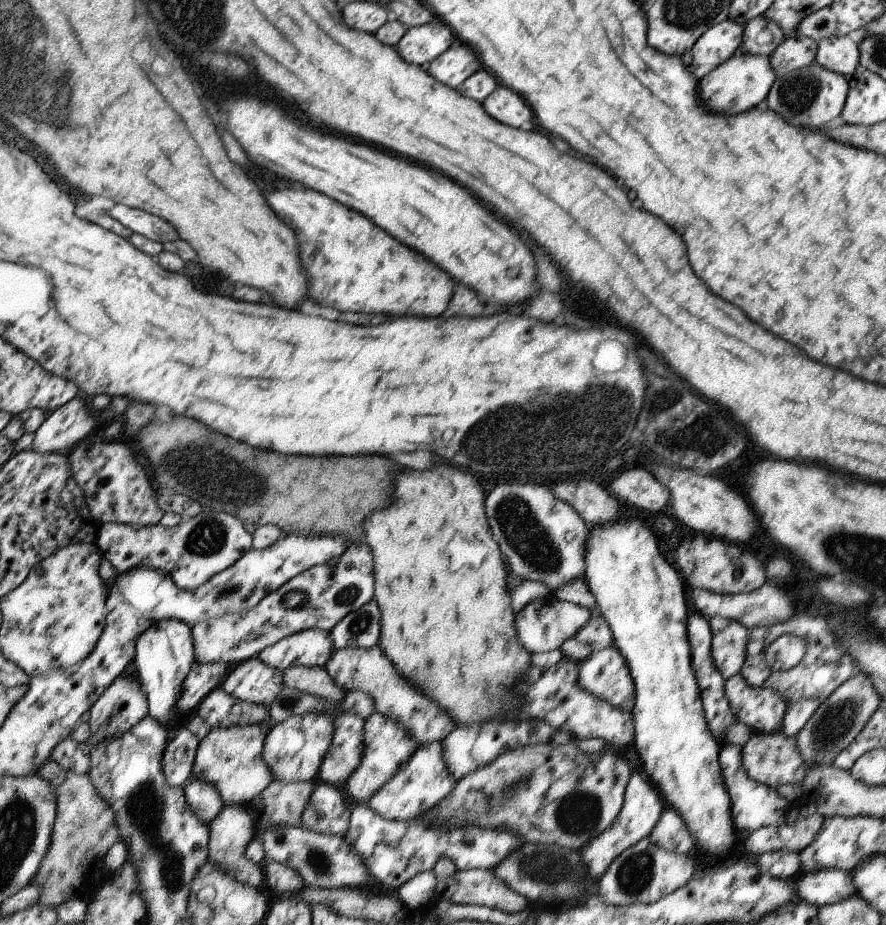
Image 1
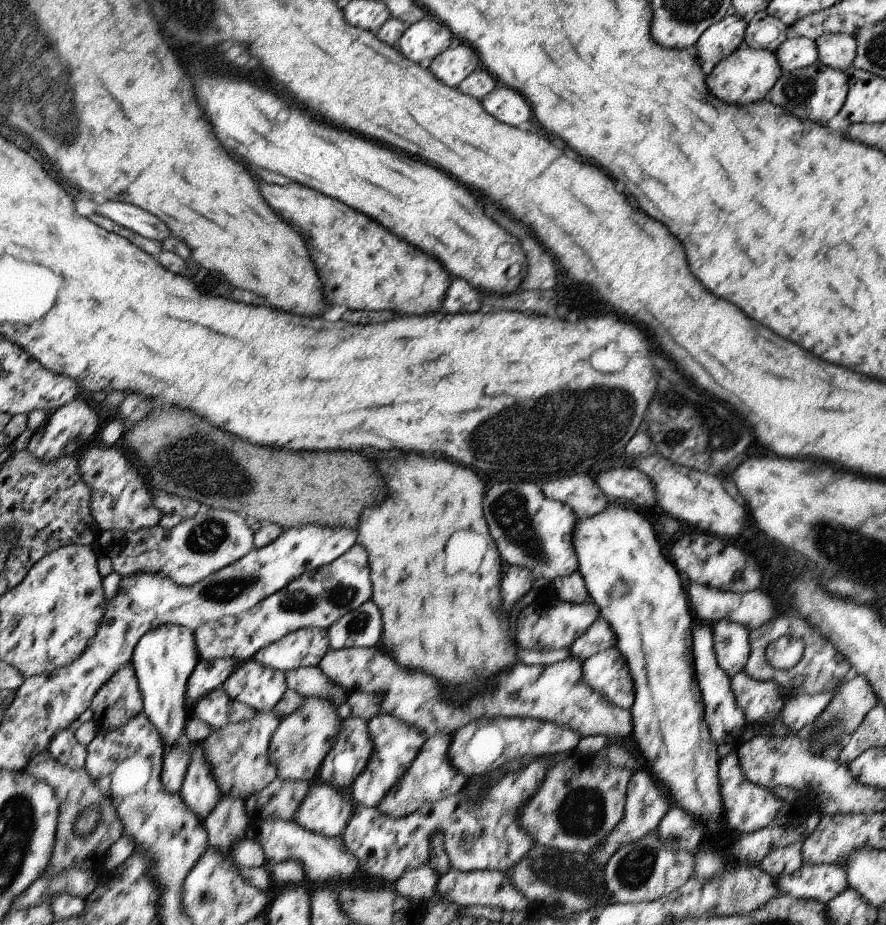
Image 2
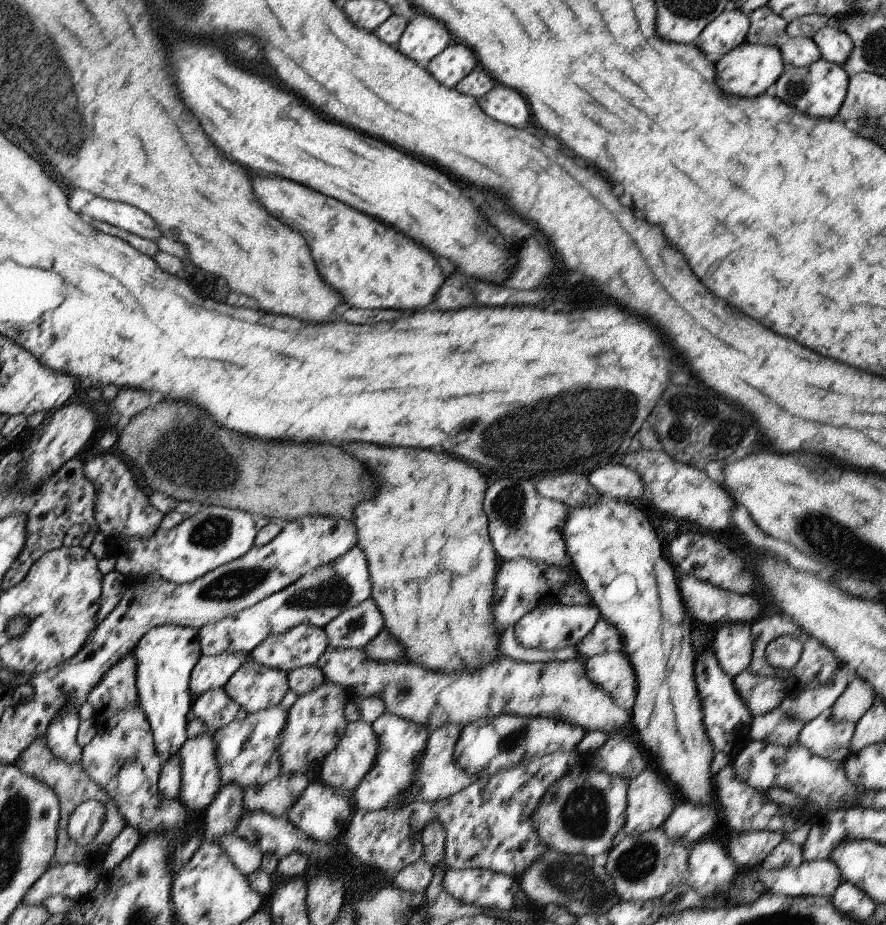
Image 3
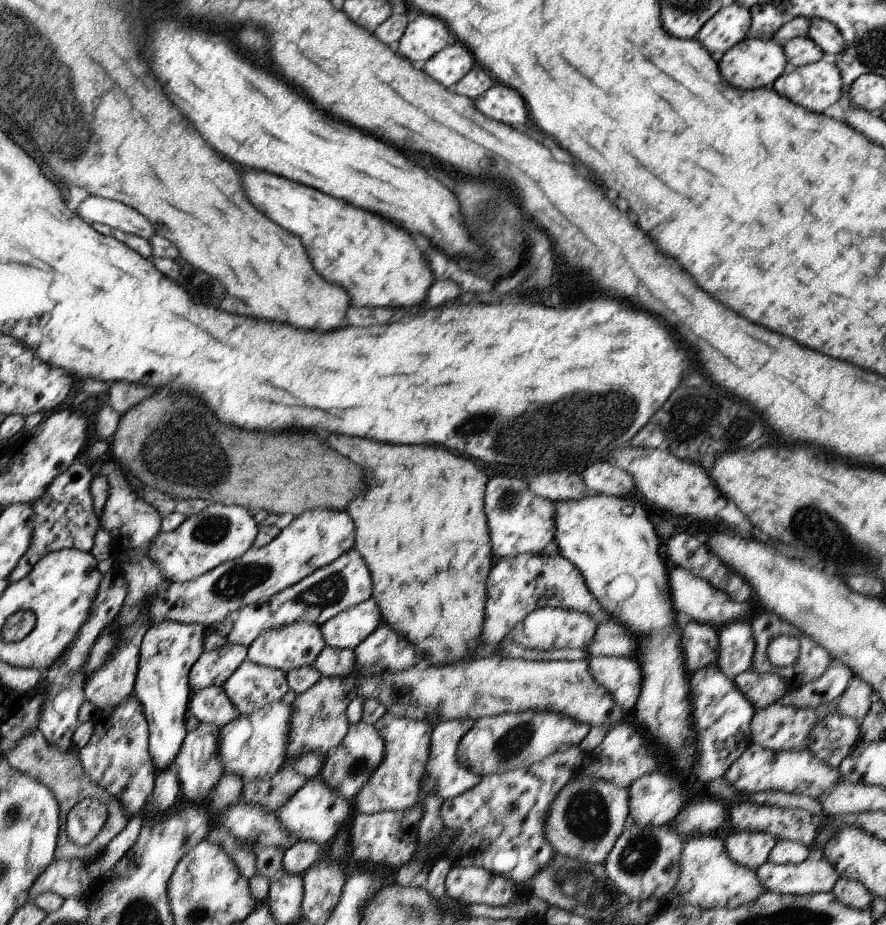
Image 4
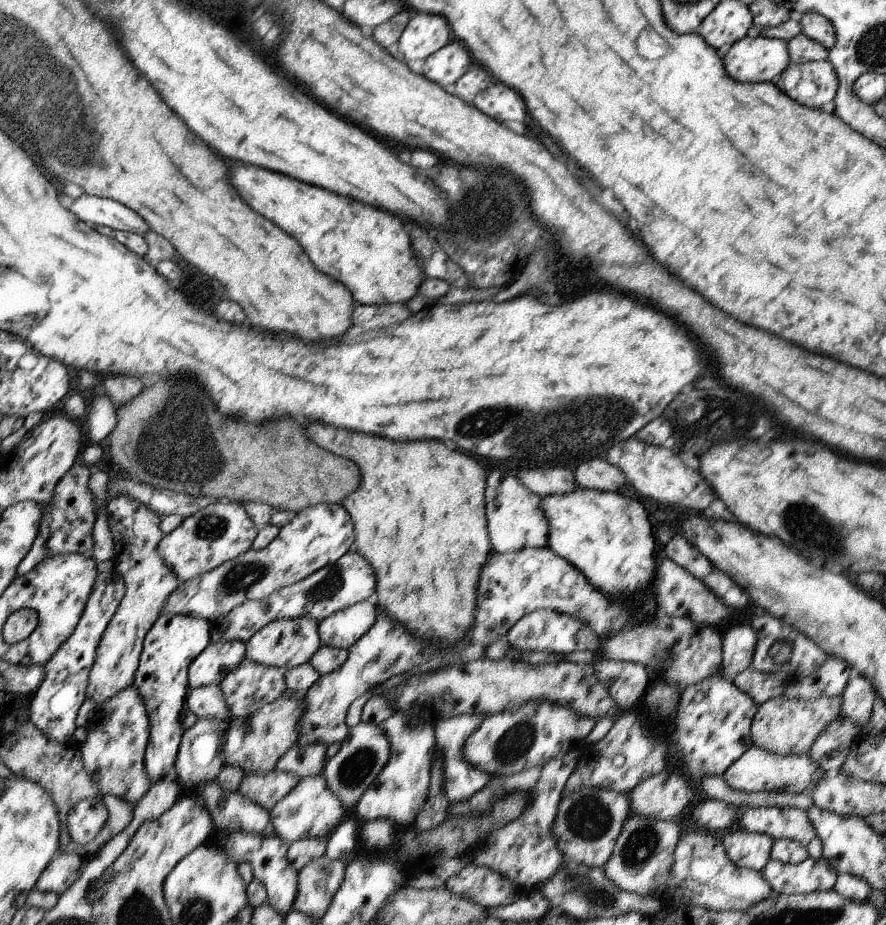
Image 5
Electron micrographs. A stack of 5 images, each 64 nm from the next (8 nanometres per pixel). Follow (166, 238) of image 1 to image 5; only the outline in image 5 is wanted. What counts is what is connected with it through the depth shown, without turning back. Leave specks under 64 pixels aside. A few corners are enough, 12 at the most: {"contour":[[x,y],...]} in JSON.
{"contour":[[80,196],[70,210],[86,224],[138,232],[146,222],[108,198]]}

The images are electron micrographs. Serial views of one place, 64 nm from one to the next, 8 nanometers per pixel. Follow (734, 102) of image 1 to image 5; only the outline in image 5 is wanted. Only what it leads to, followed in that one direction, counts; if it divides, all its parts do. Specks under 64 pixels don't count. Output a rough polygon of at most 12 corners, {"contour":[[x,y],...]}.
{"contour":[[747,35],[724,56],[740,82],[788,68],[785,40]]}

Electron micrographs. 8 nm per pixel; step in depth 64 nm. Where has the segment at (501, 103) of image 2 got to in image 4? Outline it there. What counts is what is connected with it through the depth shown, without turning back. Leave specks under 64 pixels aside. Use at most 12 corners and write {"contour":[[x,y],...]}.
{"contour":[[502,84],[478,96],[480,112],[504,124],[528,118],[522,96]]}

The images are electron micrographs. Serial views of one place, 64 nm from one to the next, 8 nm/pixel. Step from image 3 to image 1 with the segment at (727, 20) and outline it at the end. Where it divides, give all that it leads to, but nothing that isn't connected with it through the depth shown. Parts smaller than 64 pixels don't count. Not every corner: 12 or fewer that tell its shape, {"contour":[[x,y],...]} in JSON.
{"contour":[[731,19],[711,27],[691,49],[694,66],[717,68],[743,44]]}

